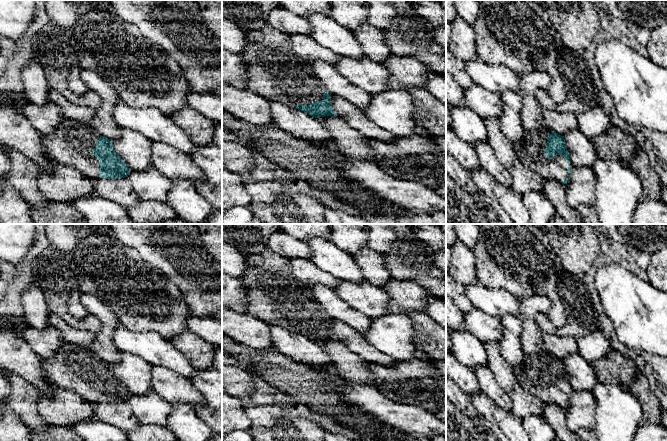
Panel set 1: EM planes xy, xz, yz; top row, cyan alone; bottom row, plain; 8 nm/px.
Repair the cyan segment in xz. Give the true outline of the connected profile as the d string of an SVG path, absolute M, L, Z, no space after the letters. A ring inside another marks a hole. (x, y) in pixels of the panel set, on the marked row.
M248 41L246 53L242 57L247 71L247 89L269 101L284 103L315 118L337 116L331 106L331 94L316 76L311 62L293 52L280 52L252 41Z

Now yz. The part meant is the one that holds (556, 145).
M546 127L542 131L524 130L522 138L513 144L517 158L543 179L569 183L573 168L563 136Z

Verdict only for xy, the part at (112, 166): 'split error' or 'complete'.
split error

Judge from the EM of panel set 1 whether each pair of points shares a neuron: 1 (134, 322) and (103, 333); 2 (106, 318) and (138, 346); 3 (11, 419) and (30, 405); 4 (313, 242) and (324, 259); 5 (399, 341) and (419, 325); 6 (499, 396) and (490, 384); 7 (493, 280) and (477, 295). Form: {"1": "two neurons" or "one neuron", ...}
{"1": "two neurons", "2": "two neurons", "3": "two neurons", "4": "one neuron", "5": "two neurons", "6": "one neuron", "7": "two neurons"}

